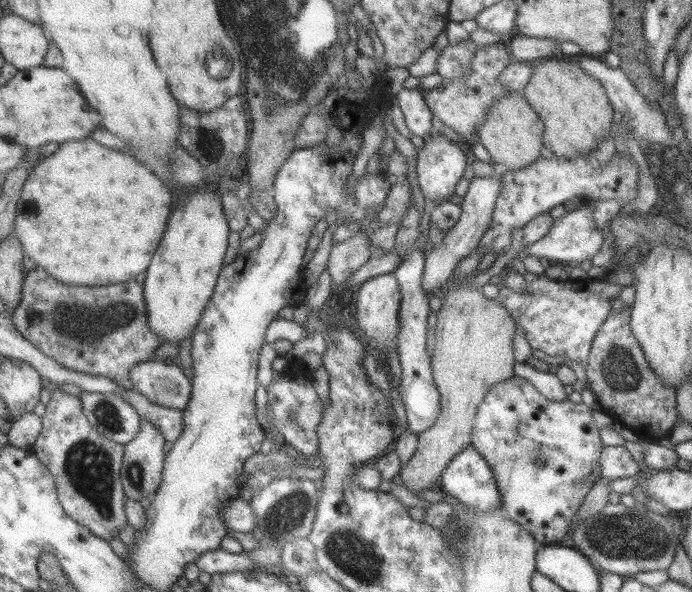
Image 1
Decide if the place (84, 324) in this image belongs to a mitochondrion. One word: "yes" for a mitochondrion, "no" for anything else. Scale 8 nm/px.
yes

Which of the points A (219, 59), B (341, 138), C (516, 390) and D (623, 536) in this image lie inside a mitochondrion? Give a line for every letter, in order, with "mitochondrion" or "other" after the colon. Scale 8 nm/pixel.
A: mitochondrion
B: other
C: other
D: mitochondrion

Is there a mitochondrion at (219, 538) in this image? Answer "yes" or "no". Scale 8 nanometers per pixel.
no

